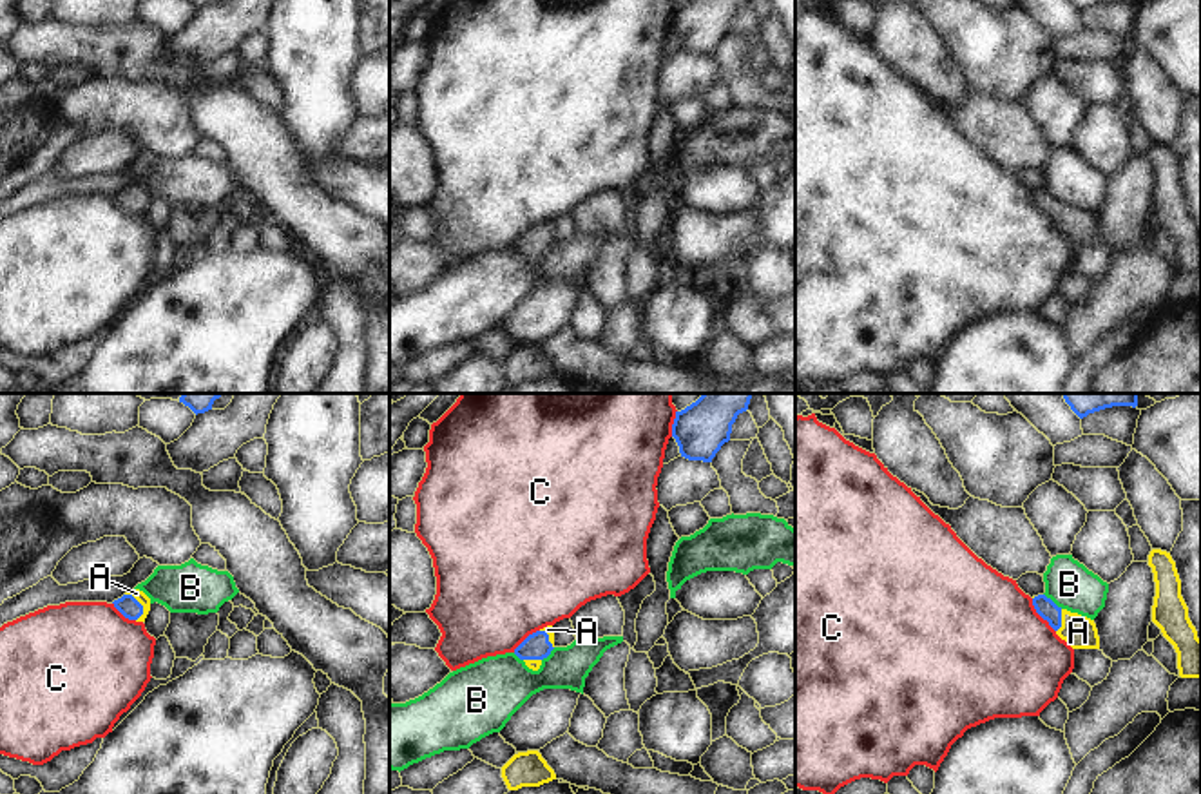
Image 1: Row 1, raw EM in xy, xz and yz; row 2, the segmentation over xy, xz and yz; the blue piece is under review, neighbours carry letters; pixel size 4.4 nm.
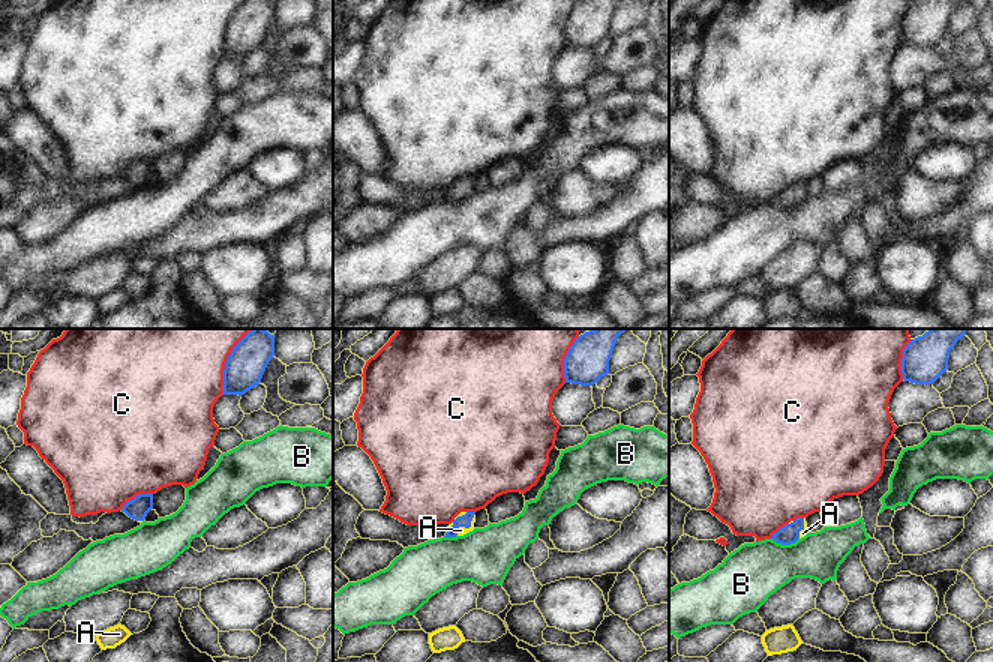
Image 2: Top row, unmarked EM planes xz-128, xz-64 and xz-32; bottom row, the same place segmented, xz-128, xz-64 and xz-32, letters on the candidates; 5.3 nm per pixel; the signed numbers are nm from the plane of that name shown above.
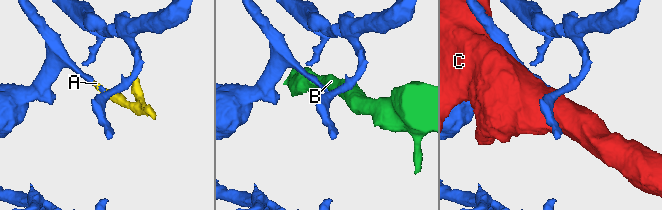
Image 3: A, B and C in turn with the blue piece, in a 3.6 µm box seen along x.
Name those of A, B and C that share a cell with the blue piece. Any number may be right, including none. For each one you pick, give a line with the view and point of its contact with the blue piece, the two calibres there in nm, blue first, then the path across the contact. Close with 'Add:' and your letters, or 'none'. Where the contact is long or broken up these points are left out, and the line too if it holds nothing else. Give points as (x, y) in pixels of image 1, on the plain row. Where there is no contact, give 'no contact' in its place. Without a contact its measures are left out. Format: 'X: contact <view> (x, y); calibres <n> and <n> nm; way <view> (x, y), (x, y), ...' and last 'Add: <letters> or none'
A: contact xy (142, 200); calibres 90 and 50 nm; way xy (127, 198), (142, 200), (136, 187)
Add: A

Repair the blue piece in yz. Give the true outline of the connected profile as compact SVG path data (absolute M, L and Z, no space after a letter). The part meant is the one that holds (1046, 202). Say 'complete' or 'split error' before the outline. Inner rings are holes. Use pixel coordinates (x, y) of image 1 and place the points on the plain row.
split error; M1045 189L1033 190L1033 199L1072 243L1100 243L1100 230L1094 214L1058 201Z

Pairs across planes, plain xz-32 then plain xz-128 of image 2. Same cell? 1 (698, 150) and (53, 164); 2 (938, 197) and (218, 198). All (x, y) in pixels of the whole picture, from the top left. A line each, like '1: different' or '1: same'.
1: same
2: same

